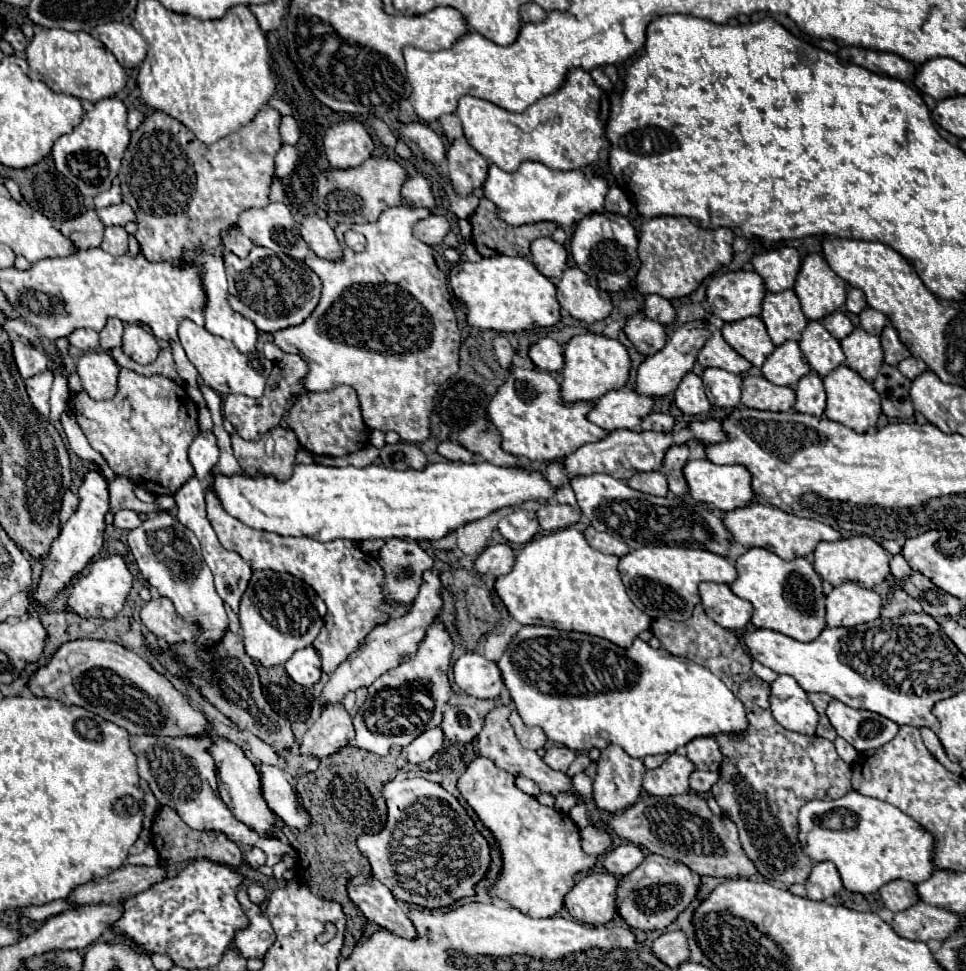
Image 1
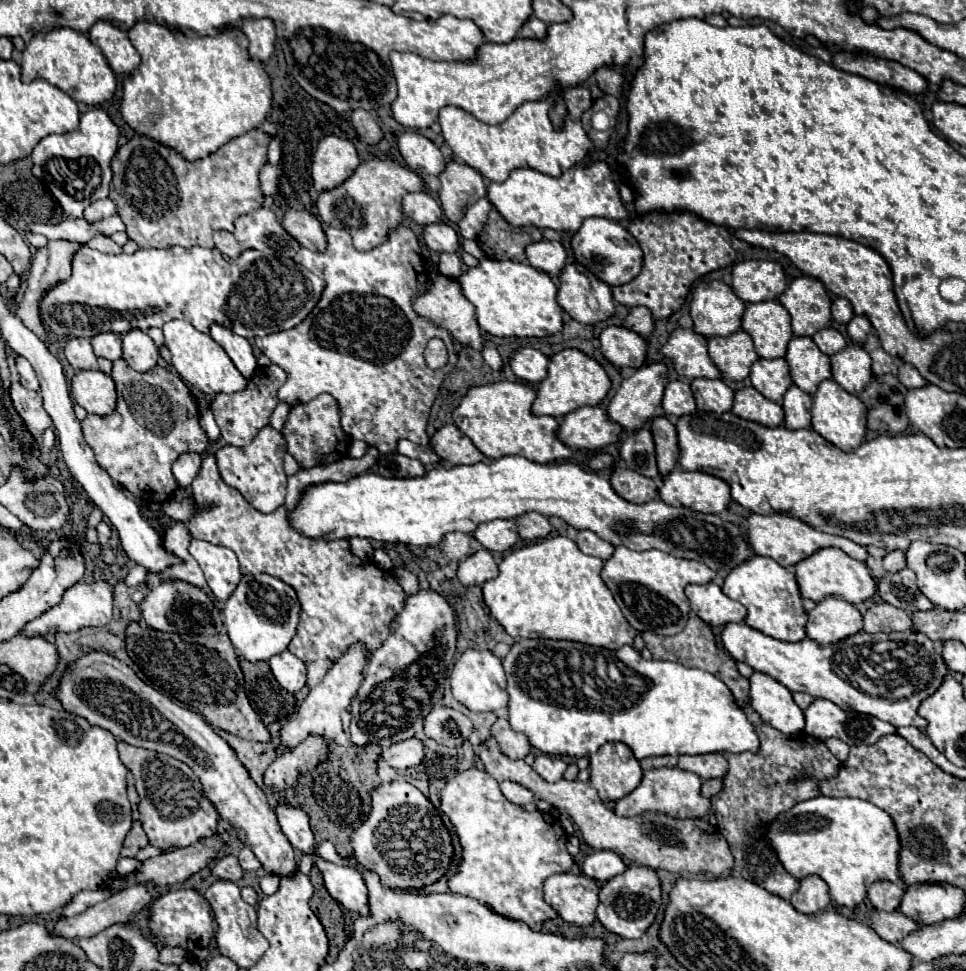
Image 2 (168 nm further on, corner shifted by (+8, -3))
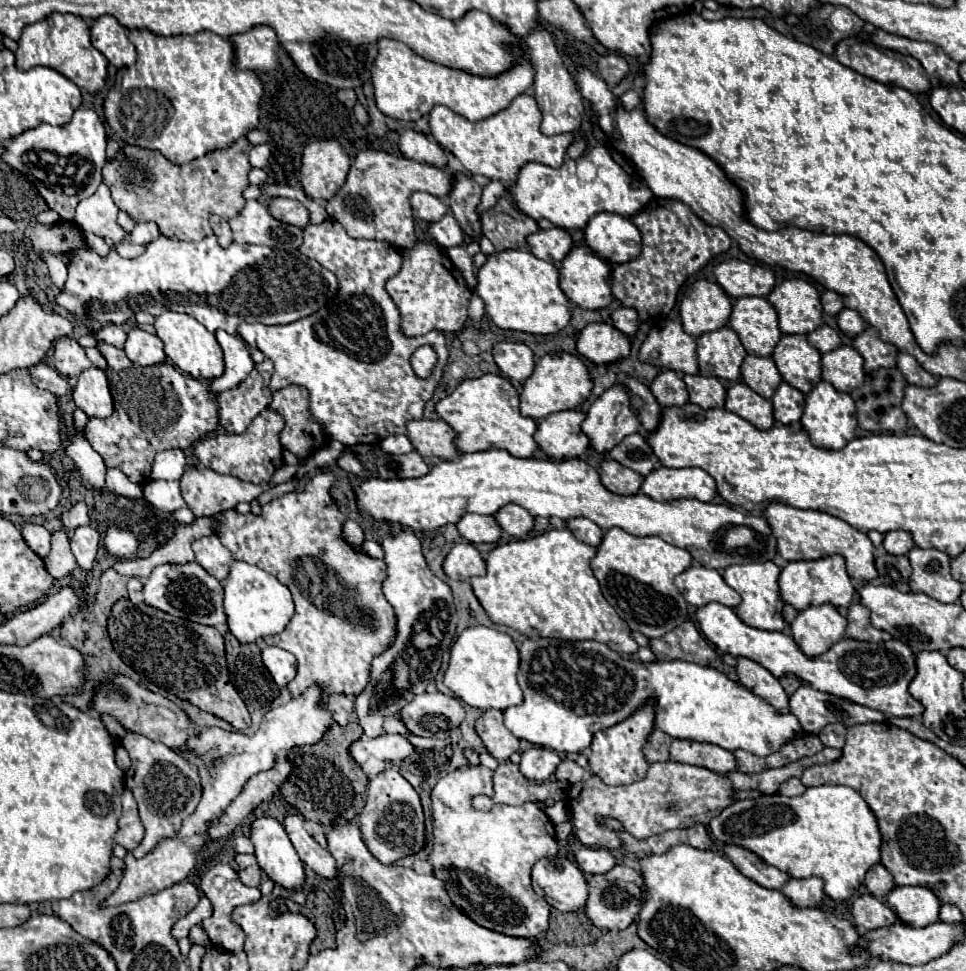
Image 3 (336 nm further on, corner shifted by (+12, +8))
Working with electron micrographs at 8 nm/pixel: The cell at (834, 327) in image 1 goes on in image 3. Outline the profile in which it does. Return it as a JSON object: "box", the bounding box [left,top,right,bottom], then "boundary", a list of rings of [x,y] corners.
{"box":[808,325,842,353],"boundary":[[[822,325],[820,329],[808,333],[808,341],[810,341],[810,345],[812,345],[814,349],[818,349],[820,353],[834,351],[834,349],[838,349],[838,347],[842,345],[838,333],[836,333],[832,327],[828,327],[828,325]]]}

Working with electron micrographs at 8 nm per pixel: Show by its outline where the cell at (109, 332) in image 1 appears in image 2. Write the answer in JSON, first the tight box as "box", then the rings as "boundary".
{"box":[90,332,122,360],"boundary":[[[116,332],[96,334],[94,338],[90,338],[90,342],[92,342],[96,356],[100,356],[100,358],[118,360],[122,356],[122,340],[120,340],[120,334],[116,334]]]}

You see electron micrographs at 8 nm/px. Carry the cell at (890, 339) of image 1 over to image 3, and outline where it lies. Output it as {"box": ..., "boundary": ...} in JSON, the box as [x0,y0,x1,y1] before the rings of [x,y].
{"box":[852,327,898,371],"boundary":[[[866,327],[852,343],[852,347],[862,355],[864,359],[864,371],[876,371],[880,367],[896,367],[896,355],[898,349],[886,341],[880,339],[878,331],[874,327]]]}

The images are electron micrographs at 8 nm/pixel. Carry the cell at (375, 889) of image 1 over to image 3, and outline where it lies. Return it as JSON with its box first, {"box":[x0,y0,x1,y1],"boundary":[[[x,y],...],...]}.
{"box":[284,815,336,877],"boundary":[[[288,815],[284,821],[284,829],[294,845],[294,849],[298,851],[300,859],[312,867],[318,875],[322,877],[336,877],[336,863],[332,861],[332,855],[322,849],[312,837],[310,833],[304,829],[304,823],[298,815]]]}

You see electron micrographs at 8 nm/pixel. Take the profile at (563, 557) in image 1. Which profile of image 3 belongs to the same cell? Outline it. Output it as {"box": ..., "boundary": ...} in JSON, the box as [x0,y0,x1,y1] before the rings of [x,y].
{"box":[472,529,638,653],"boundary":[[[550,529],[538,537],[510,541],[498,545],[488,553],[486,575],[474,577],[472,591],[478,597],[480,605],[496,625],[506,625],[520,631],[526,637],[546,637],[546,639],[564,639],[564,641],[584,641],[594,639],[608,645],[616,653],[638,653],[638,643],[632,637],[628,625],[618,617],[618,613],[604,601],[600,585],[590,569],[590,559],[596,555],[596,549],[578,541],[568,529]]]}

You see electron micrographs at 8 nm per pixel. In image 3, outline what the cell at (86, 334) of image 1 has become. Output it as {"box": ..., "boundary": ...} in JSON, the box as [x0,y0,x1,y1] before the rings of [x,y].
{"box":[54,337,92,377],"boundary":[[[70,337],[58,341],[54,349],[54,369],[64,377],[78,377],[82,371],[92,367],[84,349]]]}

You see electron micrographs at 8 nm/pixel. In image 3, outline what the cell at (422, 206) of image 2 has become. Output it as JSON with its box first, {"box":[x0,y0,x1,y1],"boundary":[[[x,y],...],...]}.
{"box":[410,191,448,223],"boundary":[[[418,191],[418,193],[412,195],[410,201],[412,201],[414,217],[422,219],[422,221],[428,221],[428,223],[440,221],[446,215],[446,211],[448,211],[448,207],[438,197],[434,197],[430,193]]]}

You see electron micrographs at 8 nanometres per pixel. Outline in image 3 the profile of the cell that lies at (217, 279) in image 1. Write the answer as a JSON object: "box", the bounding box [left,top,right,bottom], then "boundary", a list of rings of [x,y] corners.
{"box":[212,331,254,393],"boundary":[[[216,331],[216,339],[224,353],[224,373],[212,379],[212,391],[222,393],[238,387],[254,369],[254,361],[246,349],[246,343],[238,335]]]}

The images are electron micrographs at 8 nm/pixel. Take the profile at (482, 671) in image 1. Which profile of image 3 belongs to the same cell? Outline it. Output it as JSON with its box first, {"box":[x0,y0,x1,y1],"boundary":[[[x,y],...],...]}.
{"box":[444,625,524,711],"boundary":[[[482,625],[466,627],[450,649],[450,661],[444,673],[444,685],[452,689],[454,695],[460,697],[470,707],[476,707],[480,711],[486,709],[504,711],[512,705],[520,705],[524,699],[516,679],[518,667],[520,667],[518,647],[510,635]]]}

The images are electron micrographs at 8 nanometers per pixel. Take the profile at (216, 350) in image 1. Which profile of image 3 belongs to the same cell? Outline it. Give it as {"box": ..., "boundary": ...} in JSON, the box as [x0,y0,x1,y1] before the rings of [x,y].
{"box":[154,311,224,381],"boundary":[[[164,311],[162,315],[156,317],[154,329],[156,329],[156,335],[164,341],[164,349],[166,349],[168,359],[180,371],[192,375],[198,381],[210,381],[212,377],[220,377],[220,373],[224,373],[224,357],[222,357],[222,349],[216,341],[216,335],[210,333],[194,317],[190,317],[186,313]]]}

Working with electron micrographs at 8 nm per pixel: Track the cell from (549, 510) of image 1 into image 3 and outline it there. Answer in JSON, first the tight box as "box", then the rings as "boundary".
{"box":[494,503,534,537],"boundary":[[[512,503],[510,505],[504,505],[494,515],[494,519],[502,527],[502,531],[510,533],[512,537],[524,537],[534,527],[534,517],[526,509],[520,509],[520,505],[512,505]]]}

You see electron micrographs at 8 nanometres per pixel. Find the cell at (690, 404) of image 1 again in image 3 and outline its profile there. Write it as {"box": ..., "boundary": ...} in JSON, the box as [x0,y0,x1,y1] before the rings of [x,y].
{"box":[650,371,688,407],"boundary":[[[662,371],[650,385],[650,391],[654,393],[660,407],[680,407],[688,401],[688,391],[684,381],[674,371]]]}

